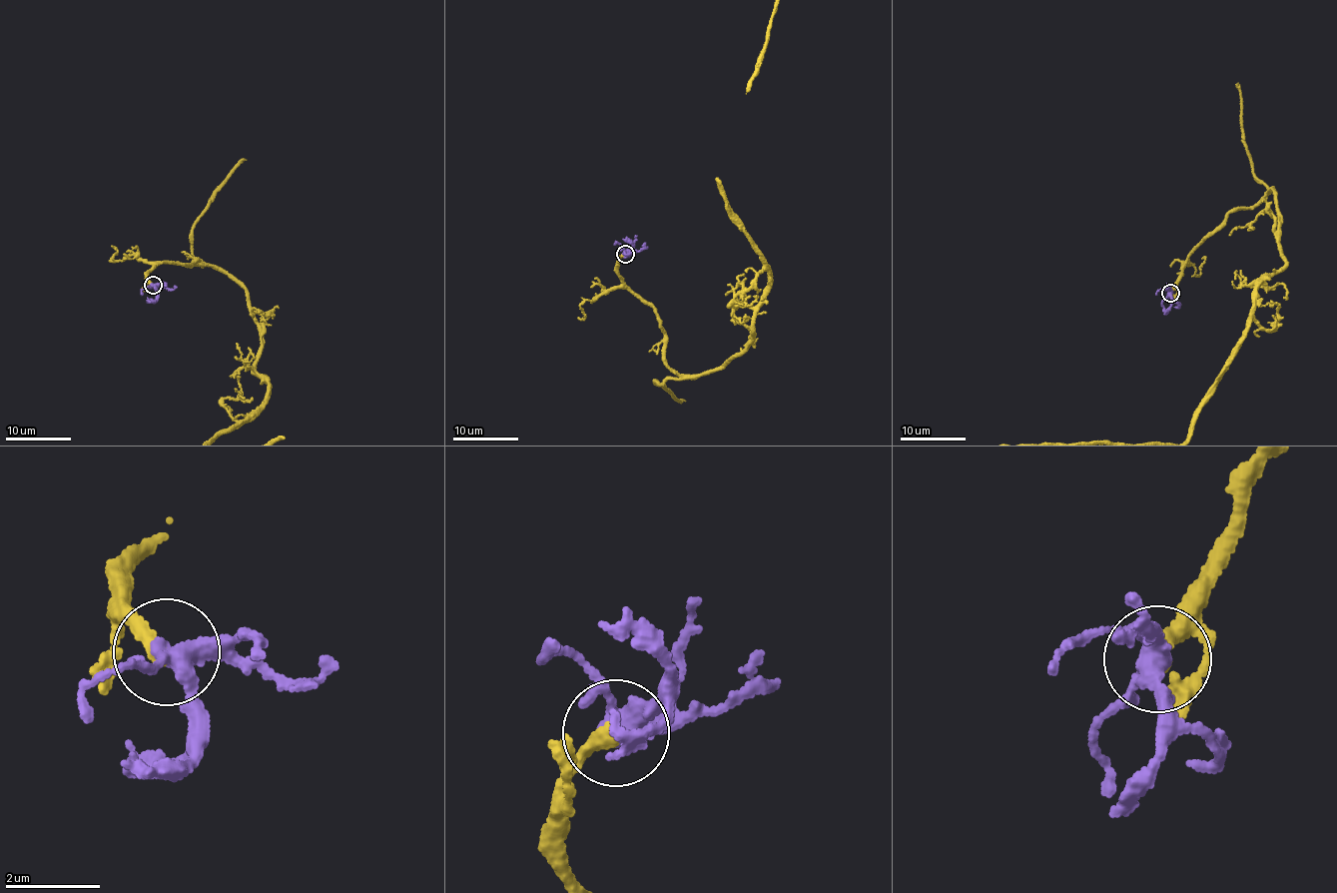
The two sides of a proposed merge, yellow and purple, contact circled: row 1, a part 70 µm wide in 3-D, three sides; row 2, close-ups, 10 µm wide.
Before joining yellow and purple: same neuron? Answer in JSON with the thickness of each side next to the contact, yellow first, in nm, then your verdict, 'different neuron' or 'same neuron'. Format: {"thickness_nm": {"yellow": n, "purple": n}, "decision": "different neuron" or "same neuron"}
{"thickness_nm": {"yellow": 360, "purple": 320}, "decision": "same neuron"}

